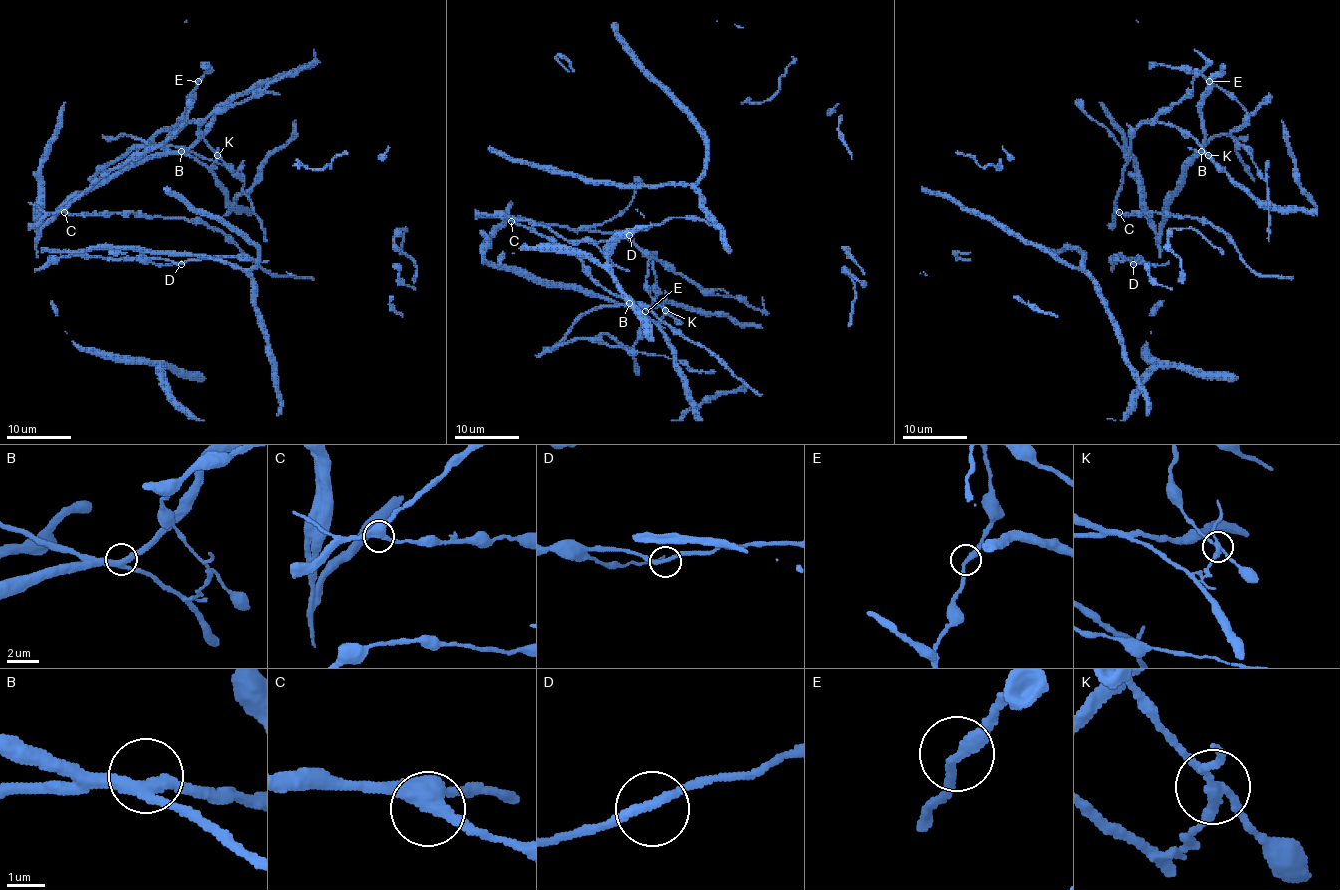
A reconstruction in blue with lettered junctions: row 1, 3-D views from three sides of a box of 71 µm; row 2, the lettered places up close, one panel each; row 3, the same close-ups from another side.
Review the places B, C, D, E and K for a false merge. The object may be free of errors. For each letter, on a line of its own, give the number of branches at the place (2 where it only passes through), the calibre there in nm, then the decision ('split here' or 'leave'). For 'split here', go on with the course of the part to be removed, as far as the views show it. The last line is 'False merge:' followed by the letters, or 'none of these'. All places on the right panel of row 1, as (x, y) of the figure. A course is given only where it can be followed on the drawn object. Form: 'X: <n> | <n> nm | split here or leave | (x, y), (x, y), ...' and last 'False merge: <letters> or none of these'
B: 3 | 320 nm | leave
C: 3 | 360 nm | leave
D: 2 | 240 nm | leave
E: 2 | 280 nm | leave
K: 4 | 220 nm | leave
False merge: none of these

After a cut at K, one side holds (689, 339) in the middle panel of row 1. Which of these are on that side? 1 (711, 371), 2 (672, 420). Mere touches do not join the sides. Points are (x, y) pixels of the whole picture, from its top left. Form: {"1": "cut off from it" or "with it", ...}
{"1": "with it", "2": "with it"}

